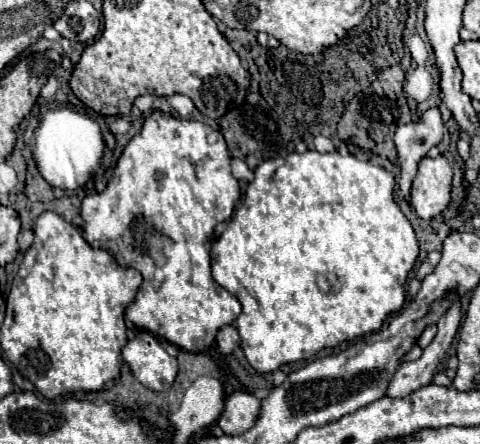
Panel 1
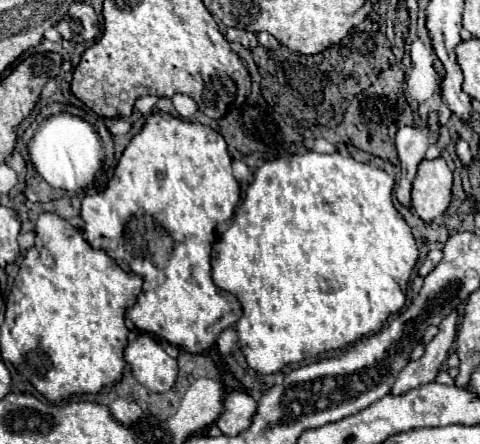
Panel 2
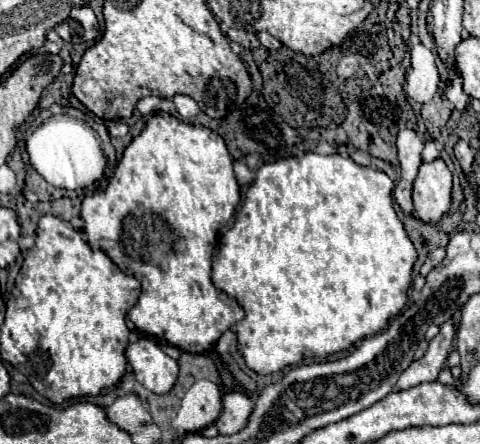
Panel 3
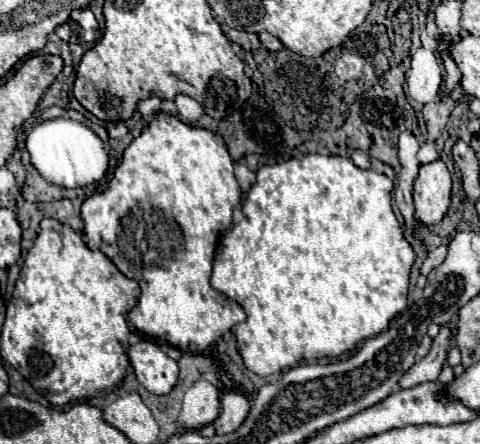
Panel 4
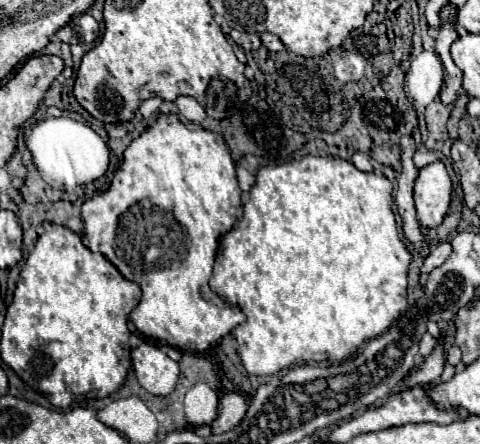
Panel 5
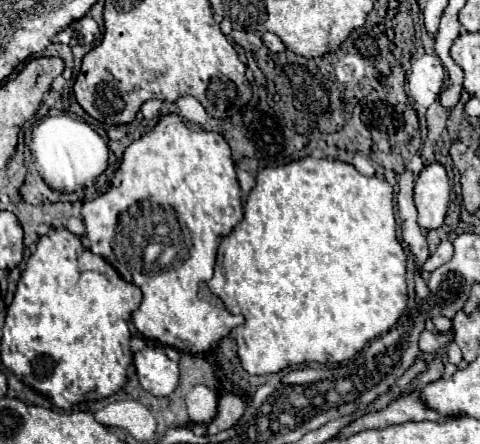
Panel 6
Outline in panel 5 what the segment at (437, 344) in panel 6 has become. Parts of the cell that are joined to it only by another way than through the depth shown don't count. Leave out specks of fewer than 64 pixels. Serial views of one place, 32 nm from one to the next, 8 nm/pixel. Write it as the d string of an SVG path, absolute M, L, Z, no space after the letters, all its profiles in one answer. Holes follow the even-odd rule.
M426 332L420 339L420 342L418 342L419 354L423 356L423 358L425 358L425 356L428 356L436 347L437 342L437 337L434 338L429 332Z

